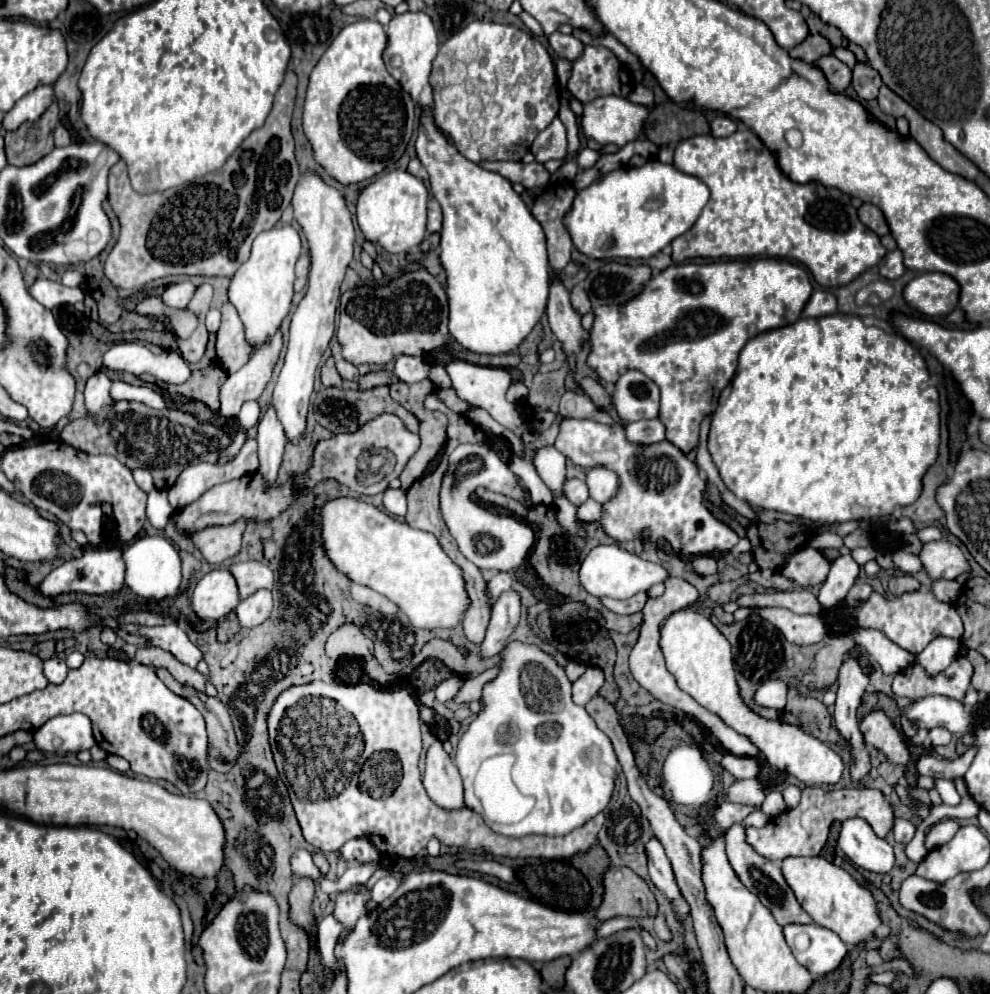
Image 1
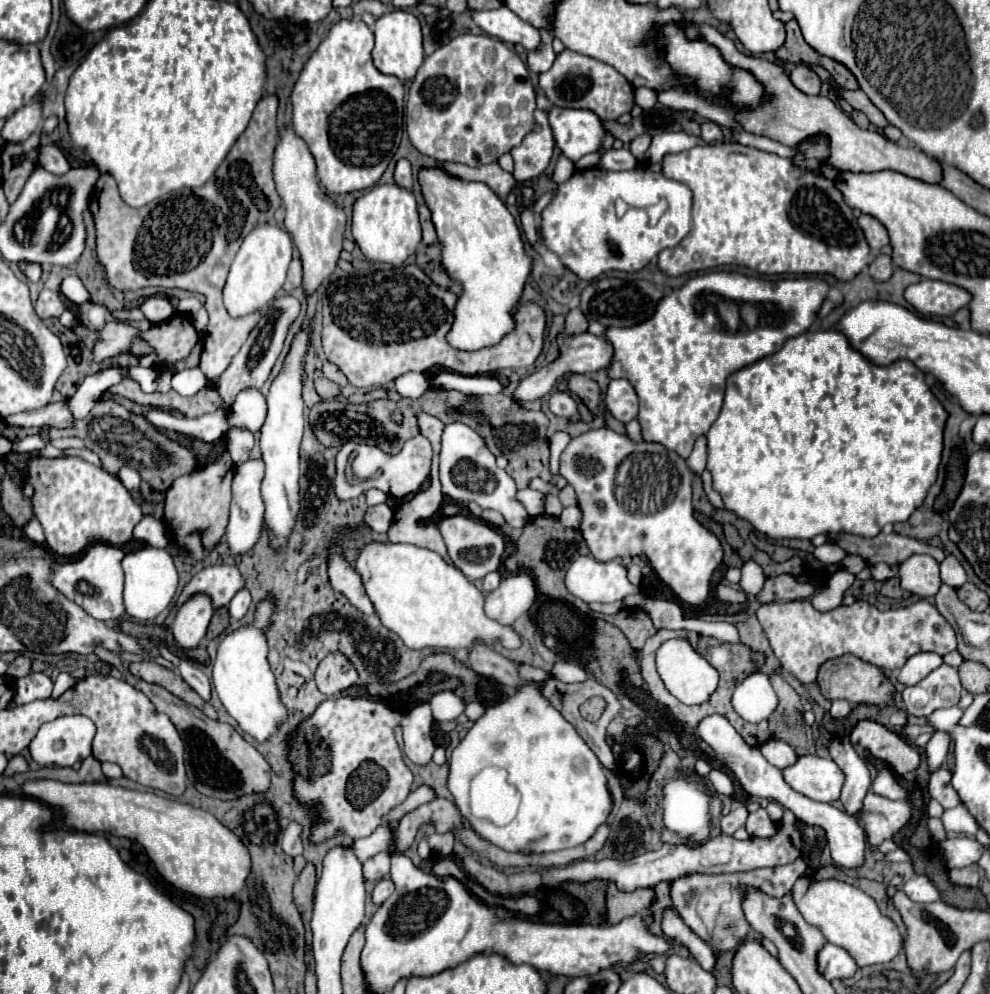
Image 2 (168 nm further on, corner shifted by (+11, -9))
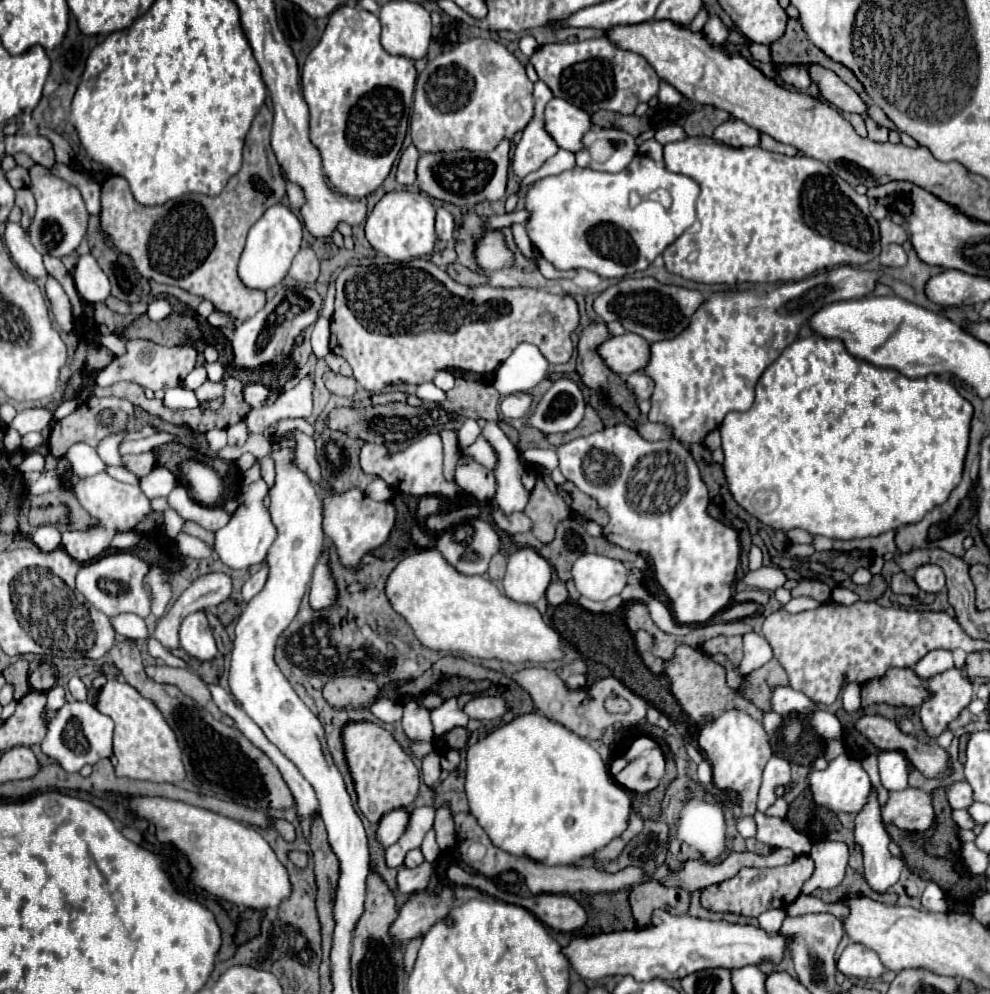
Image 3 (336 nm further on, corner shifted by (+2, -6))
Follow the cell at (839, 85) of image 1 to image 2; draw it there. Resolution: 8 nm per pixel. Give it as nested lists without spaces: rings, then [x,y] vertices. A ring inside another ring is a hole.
[[[795,65],[795,69],[791,71],[789,77],[799,91],[803,91],[807,95],[819,95],[821,93],[821,77],[815,71],[811,71],[811,67]]]

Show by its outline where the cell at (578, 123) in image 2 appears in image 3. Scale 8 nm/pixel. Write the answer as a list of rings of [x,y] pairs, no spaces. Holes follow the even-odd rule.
[[[552,98],[544,108],[544,130],[564,150],[578,152],[582,148],[580,138],[590,128],[590,116],[562,98]]]

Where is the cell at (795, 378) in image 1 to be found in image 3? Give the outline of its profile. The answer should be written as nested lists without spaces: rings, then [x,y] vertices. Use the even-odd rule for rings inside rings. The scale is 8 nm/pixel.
[[[812,334],[808,338],[800,338],[792,342],[786,350],[782,350],[778,360],[766,368],[764,378],[760,378],[756,384],[756,398],[750,410],[730,412],[724,418],[724,422],[720,424],[722,450],[726,456],[724,472],[726,472],[728,488],[734,500],[744,510],[748,510],[754,518],[758,518],[760,522],[776,530],[786,532],[792,528],[802,528],[810,534],[820,534],[820,536],[836,538],[836,540],[842,540],[842,536],[846,534],[870,536],[870,534],[882,534],[888,530],[896,530],[900,526],[920,522],[926,516],[926,512],[944,504],[950,492],[960,484],[962,470],[964,470],[964,458],[968,450],[968,434],[970,434],[972,416],[974,416],[972,404],[966,398],[962,398],[956,392],[956,388],[950,382],[946,382],[944,378],[930,374],[930,376],[912,380],[892,368],[878,368],[878,366],[872,366],[848,354],[840,340],[828,340],[818,334]]]

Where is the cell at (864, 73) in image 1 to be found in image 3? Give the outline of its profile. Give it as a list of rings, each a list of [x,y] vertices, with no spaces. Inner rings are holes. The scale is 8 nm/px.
[[[866,118],[866,128],[868,128],[868,138],[874,142],[886,142],[888,140],[888,130],[878,126],[874,120]]]

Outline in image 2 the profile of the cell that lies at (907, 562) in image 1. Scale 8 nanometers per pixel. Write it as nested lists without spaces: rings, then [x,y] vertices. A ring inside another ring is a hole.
[[[877,563],[871,567],[871,573],[873,573],[873,579],[875,581],[887,581],[891,577],[897,575],[897,571],[891,567],[891,565],[885,565],[885,563]]]

